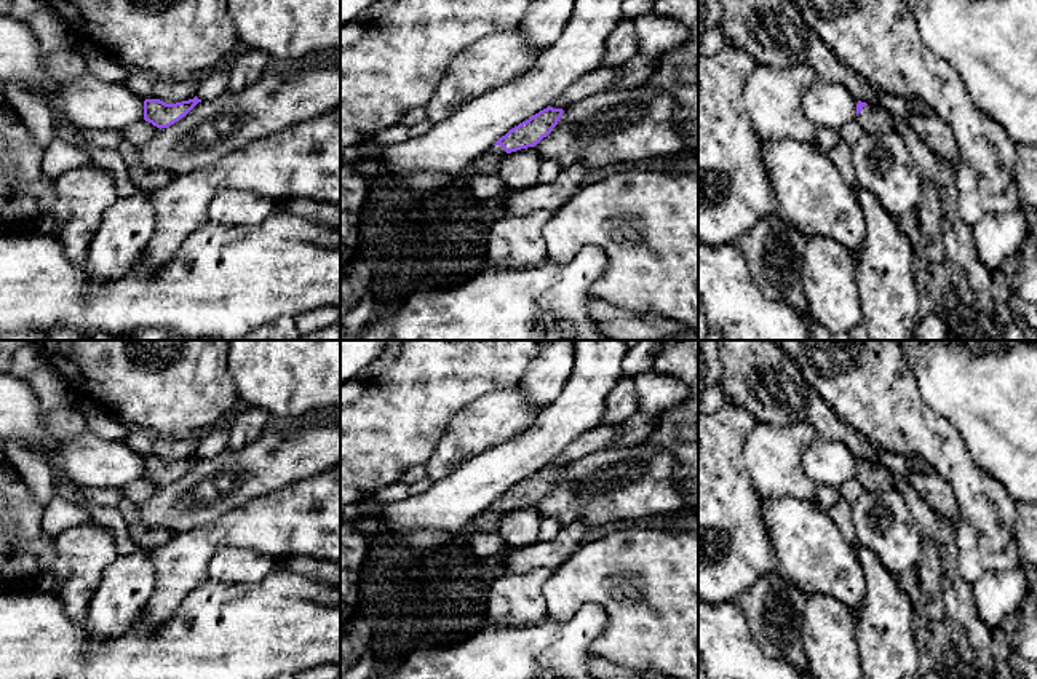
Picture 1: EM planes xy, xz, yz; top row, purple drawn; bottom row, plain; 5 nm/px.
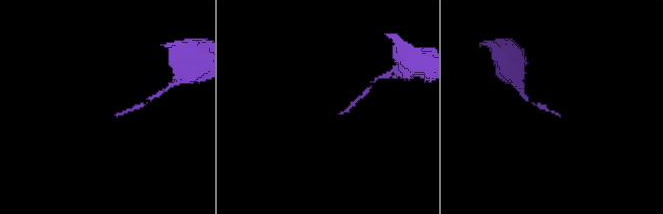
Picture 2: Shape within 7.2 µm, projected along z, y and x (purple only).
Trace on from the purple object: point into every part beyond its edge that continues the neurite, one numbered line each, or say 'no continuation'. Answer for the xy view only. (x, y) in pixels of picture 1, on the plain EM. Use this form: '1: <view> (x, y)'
no continuation

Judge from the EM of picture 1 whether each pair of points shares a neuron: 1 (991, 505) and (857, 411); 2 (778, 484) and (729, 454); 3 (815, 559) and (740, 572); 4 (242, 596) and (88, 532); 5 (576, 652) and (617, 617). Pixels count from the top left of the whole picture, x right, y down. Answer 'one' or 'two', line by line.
1: one
2: two
3: two
4: two
5: two

